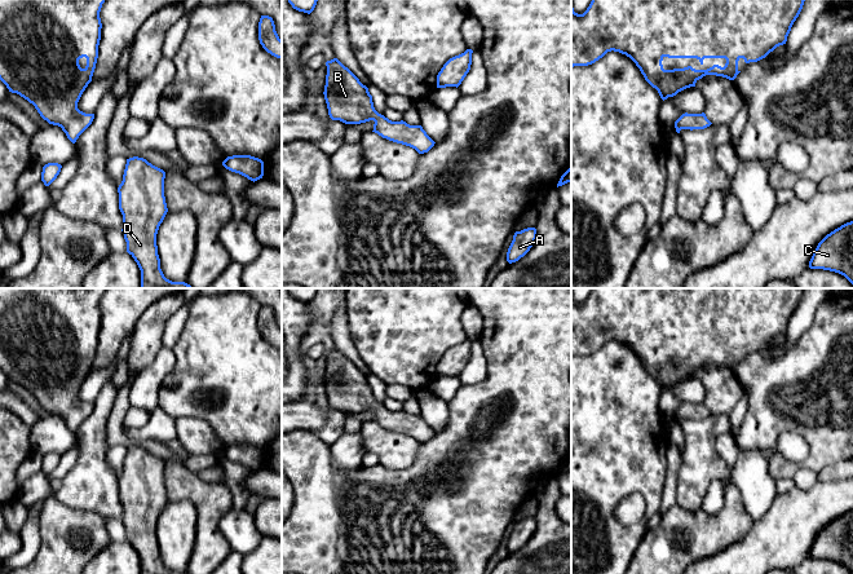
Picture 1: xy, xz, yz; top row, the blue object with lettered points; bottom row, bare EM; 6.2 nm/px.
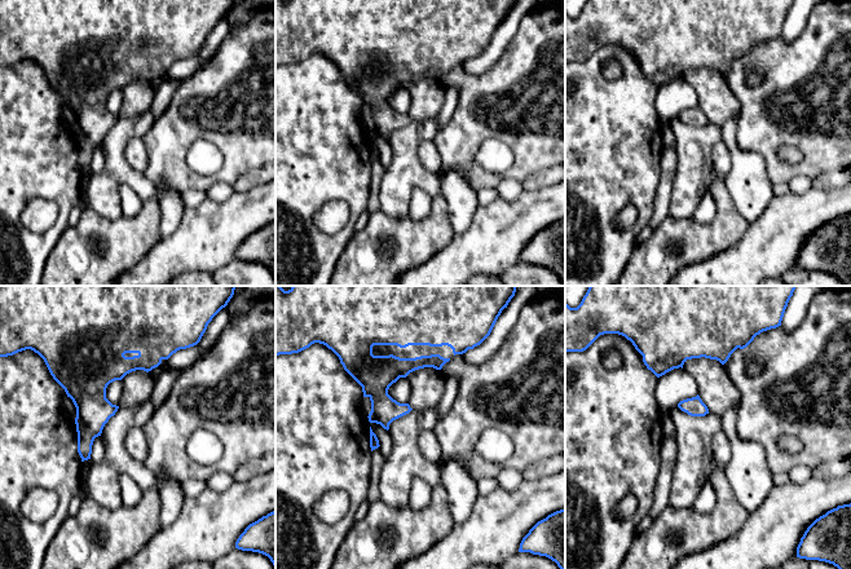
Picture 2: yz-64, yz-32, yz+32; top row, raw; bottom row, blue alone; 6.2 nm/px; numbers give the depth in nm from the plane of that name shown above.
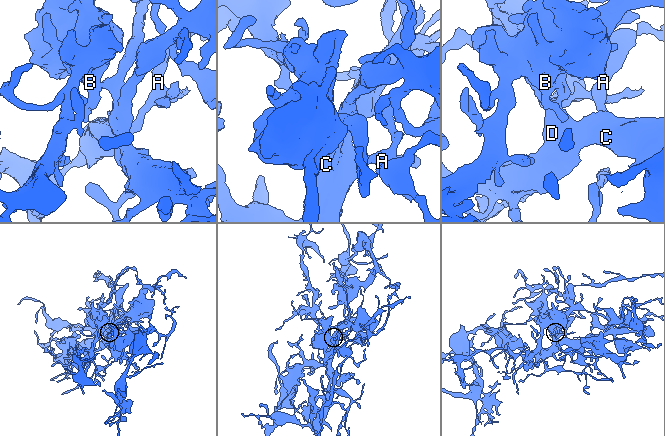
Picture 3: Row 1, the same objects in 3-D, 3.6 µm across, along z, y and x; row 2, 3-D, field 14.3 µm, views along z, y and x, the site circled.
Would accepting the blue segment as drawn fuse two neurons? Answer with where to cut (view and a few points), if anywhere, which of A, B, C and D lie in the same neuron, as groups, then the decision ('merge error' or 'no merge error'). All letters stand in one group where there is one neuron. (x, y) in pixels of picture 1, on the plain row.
no cut; A B C D; no merge error

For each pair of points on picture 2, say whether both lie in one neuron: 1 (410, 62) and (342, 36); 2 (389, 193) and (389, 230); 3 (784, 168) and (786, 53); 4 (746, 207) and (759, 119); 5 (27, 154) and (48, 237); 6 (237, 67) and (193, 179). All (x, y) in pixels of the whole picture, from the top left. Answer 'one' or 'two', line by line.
1: one
2: two
3: one
4: two
5: one
6: one

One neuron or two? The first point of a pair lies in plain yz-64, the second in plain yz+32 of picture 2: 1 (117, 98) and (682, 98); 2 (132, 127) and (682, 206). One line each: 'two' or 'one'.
1: one
2: one

